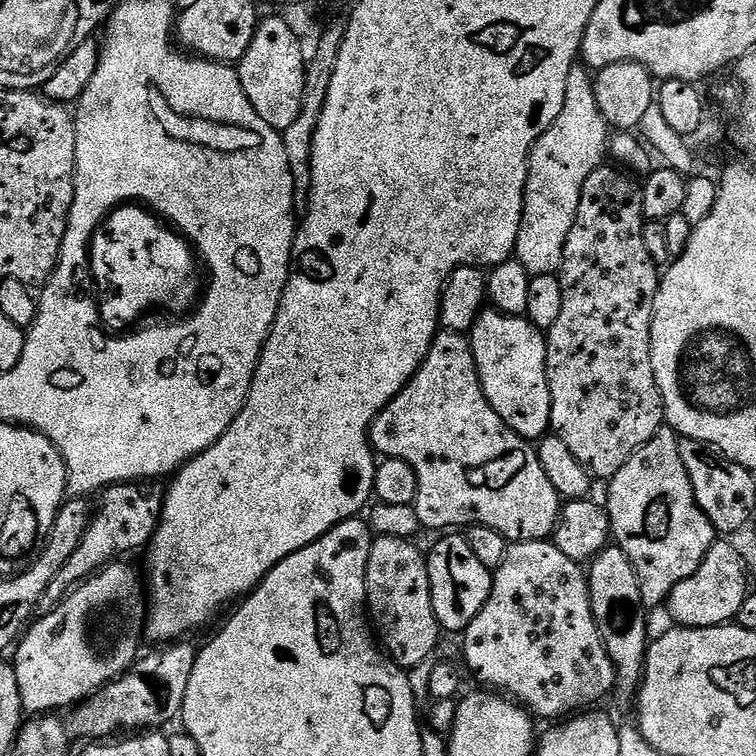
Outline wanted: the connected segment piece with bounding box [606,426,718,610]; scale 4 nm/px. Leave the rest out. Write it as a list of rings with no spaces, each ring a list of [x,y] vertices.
[[[663,427],[642,446],[618,470],[618,474],[610,481],[612,489],[608,492],[606,507],[612,517],[612,527],[618,533],[618,546],[632,559],[634,570],[640,579],[640,589],[644,599],[645,609],[652,610],[665,603],[668,595],[686,578],[702,566],[706,554],[718,539],[716,527],[706,518],[706,514],[698,506],[694,498],[694,486],[690,486],[690,474],[686,474],[686,466],[682,466],[682,454],[678,454],[680,440],[676,431],[670,427]]]

